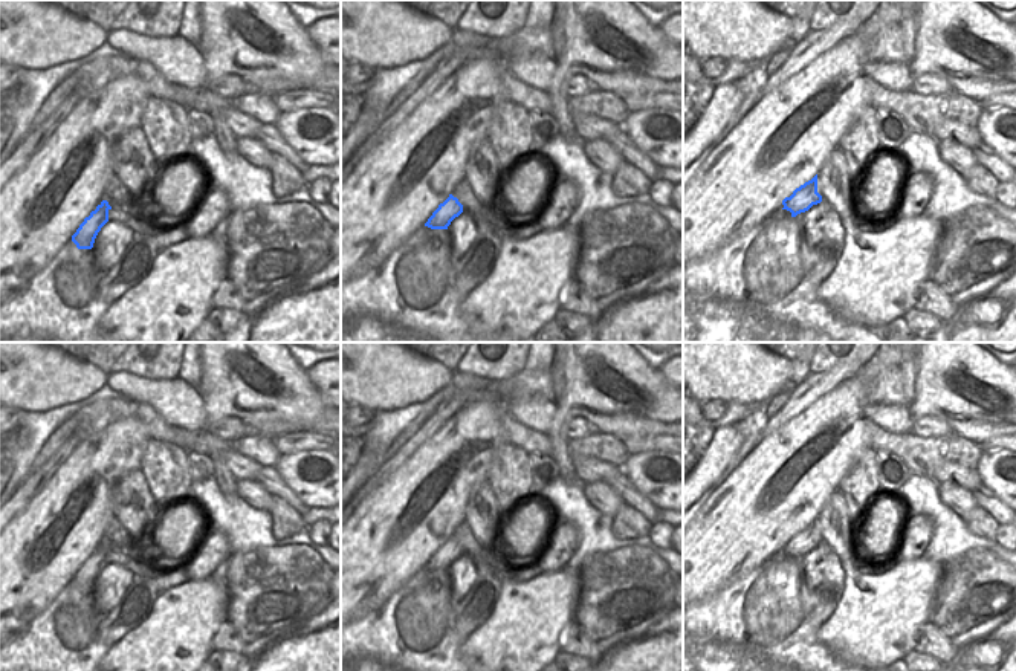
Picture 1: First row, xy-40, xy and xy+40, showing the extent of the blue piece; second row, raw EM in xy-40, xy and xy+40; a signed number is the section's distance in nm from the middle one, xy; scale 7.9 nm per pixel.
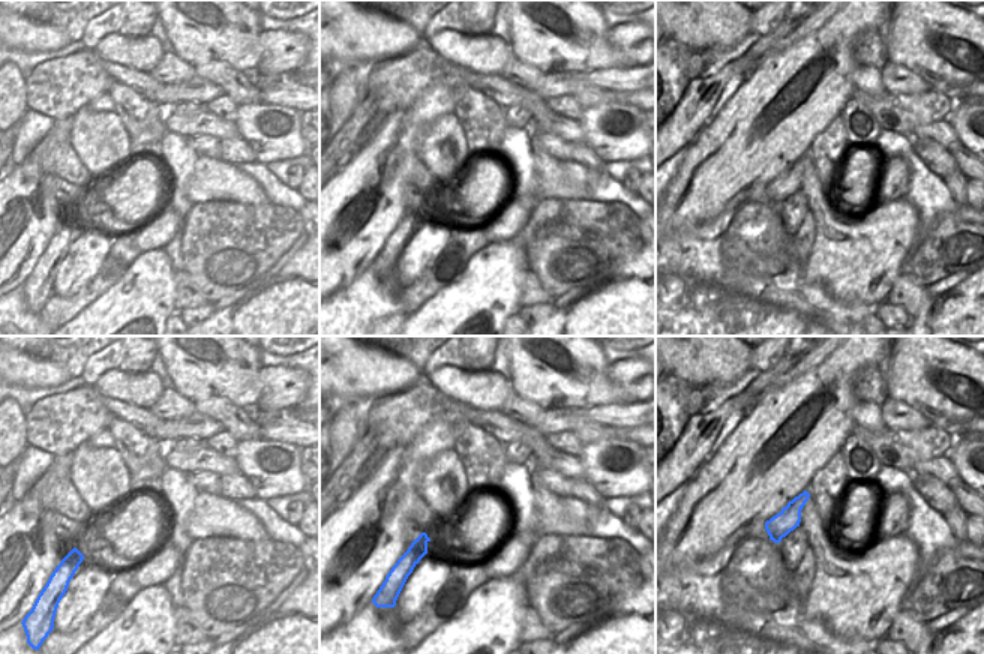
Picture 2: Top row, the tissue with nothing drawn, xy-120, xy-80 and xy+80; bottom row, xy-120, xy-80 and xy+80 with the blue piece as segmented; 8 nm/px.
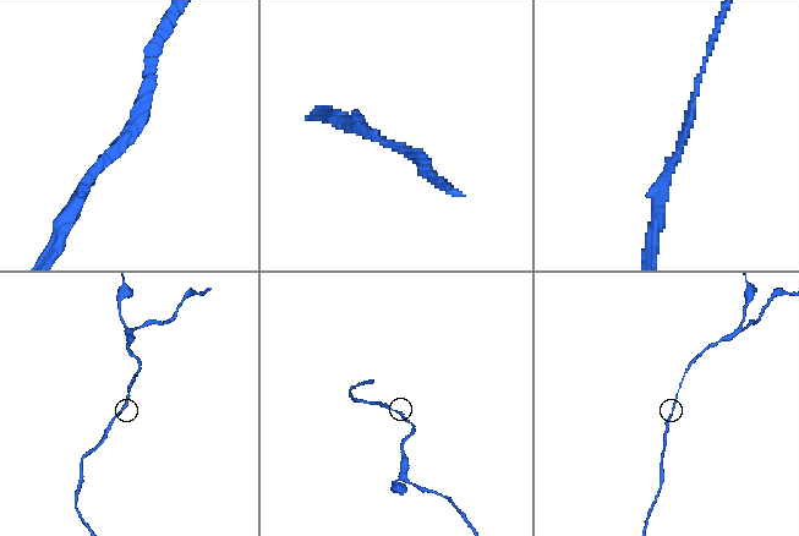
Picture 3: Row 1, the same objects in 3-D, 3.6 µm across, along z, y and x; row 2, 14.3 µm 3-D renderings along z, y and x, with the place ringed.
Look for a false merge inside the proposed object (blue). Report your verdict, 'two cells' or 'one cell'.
one cell

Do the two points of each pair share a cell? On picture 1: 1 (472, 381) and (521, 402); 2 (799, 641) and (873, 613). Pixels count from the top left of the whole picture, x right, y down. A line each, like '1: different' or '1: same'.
1: same
2: different

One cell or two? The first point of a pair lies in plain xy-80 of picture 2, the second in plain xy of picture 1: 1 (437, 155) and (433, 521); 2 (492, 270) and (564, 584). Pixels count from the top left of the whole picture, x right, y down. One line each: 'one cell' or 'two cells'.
1: two cells
2: one cell

